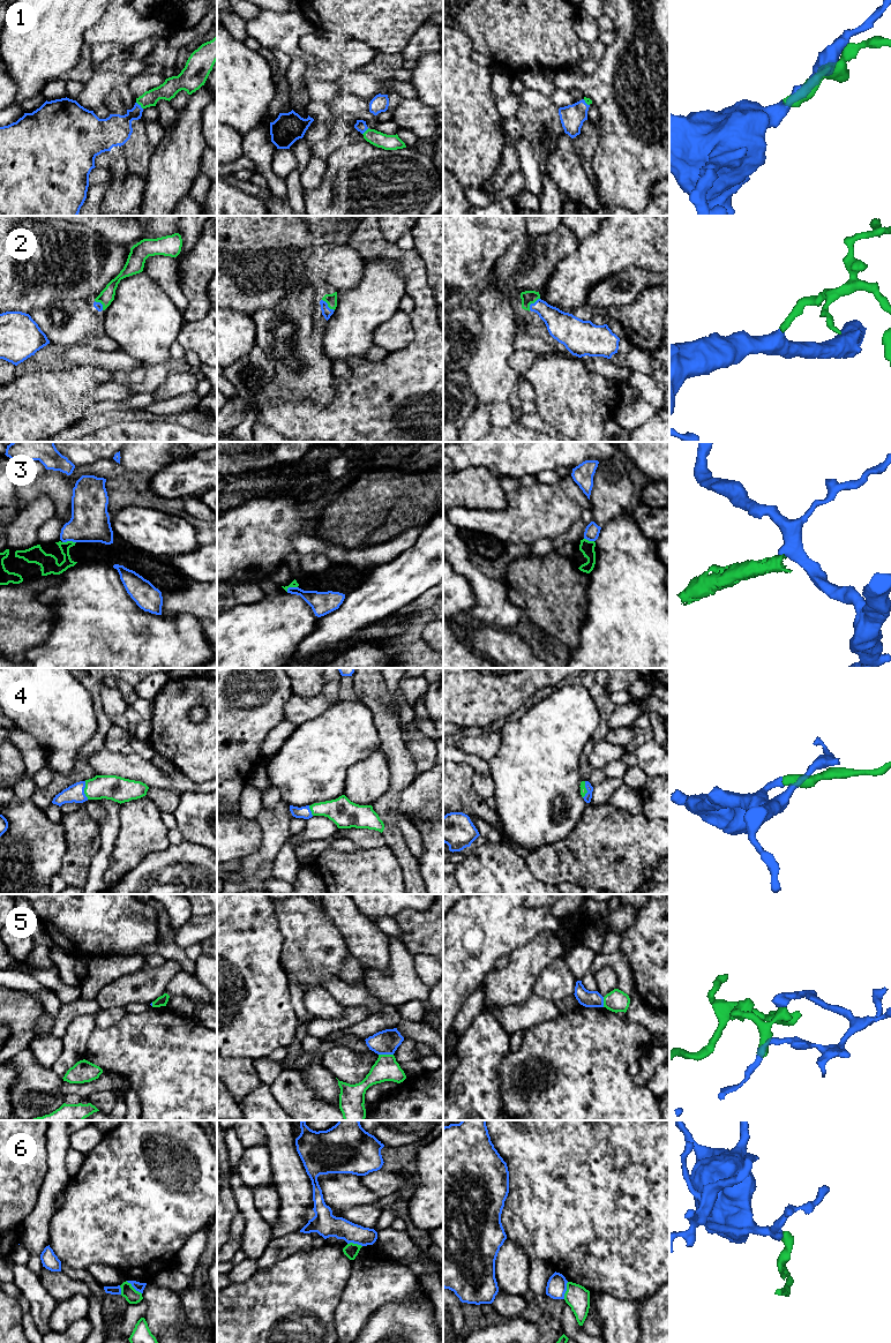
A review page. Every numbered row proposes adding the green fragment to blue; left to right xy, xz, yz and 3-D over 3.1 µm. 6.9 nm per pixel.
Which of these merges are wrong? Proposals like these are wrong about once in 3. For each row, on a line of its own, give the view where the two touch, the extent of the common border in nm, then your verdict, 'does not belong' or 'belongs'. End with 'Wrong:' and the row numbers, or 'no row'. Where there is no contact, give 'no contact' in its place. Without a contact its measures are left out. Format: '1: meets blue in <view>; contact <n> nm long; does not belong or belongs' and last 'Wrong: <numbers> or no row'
1: meets blue in xy; contact 70 nm long; belongs
2: meets blue in yz; contact 120 nm long; belongs
3: meets blue in xy; contact 100 nm long; does not belong
4: meets blue in xy; contact 130 nm long; belongs
5: meets blue in xz; contact 100 nm long; does not belong
6: meets blue in yz; contact 120 nm long; does not belong
Wrong: 3, 5, 6

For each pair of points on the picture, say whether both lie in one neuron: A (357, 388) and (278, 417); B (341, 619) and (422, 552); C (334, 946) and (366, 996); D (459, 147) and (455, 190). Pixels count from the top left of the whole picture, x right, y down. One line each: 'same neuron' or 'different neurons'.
A: same neuron
B: same neuron
C: different neurons
D: different neurons

